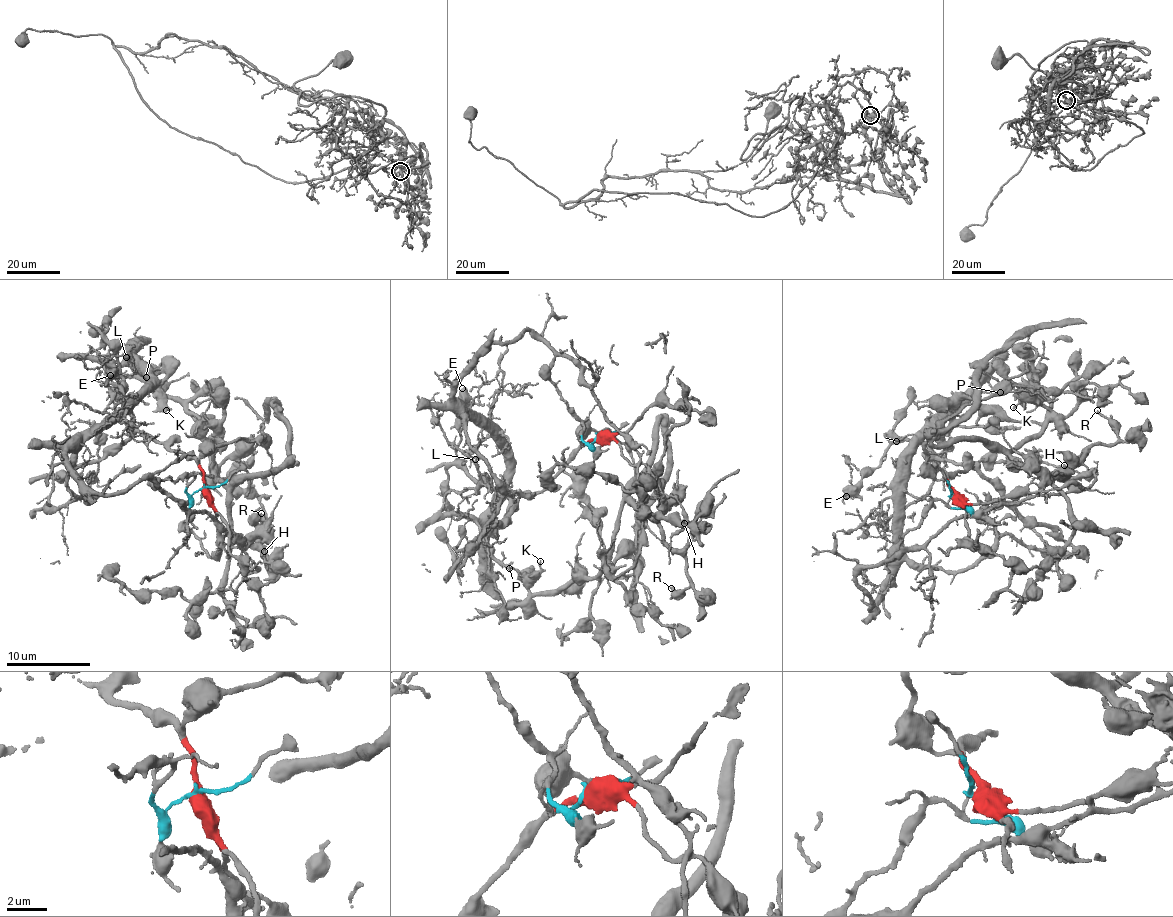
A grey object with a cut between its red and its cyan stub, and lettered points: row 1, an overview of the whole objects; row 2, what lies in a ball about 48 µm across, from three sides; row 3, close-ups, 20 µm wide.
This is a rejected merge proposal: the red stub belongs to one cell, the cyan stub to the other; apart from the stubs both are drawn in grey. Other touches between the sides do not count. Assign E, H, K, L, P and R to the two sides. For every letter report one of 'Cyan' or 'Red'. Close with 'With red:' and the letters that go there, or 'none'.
E: Red
H: Cyan
K: Cyan
L: Cyan
P: Cyan
R: Cyan
With red: E

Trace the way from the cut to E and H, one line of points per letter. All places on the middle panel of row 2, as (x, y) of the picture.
E: (597, 438), (587, 444), (540, 492), (521, 495), (515, 500), (474, 480), (456, 452), (469, 400), (463, 387)
H: (595, 438), (556, 389), (556, 357), (637, 451), (640, 493), (675, 549), (684, 523)

